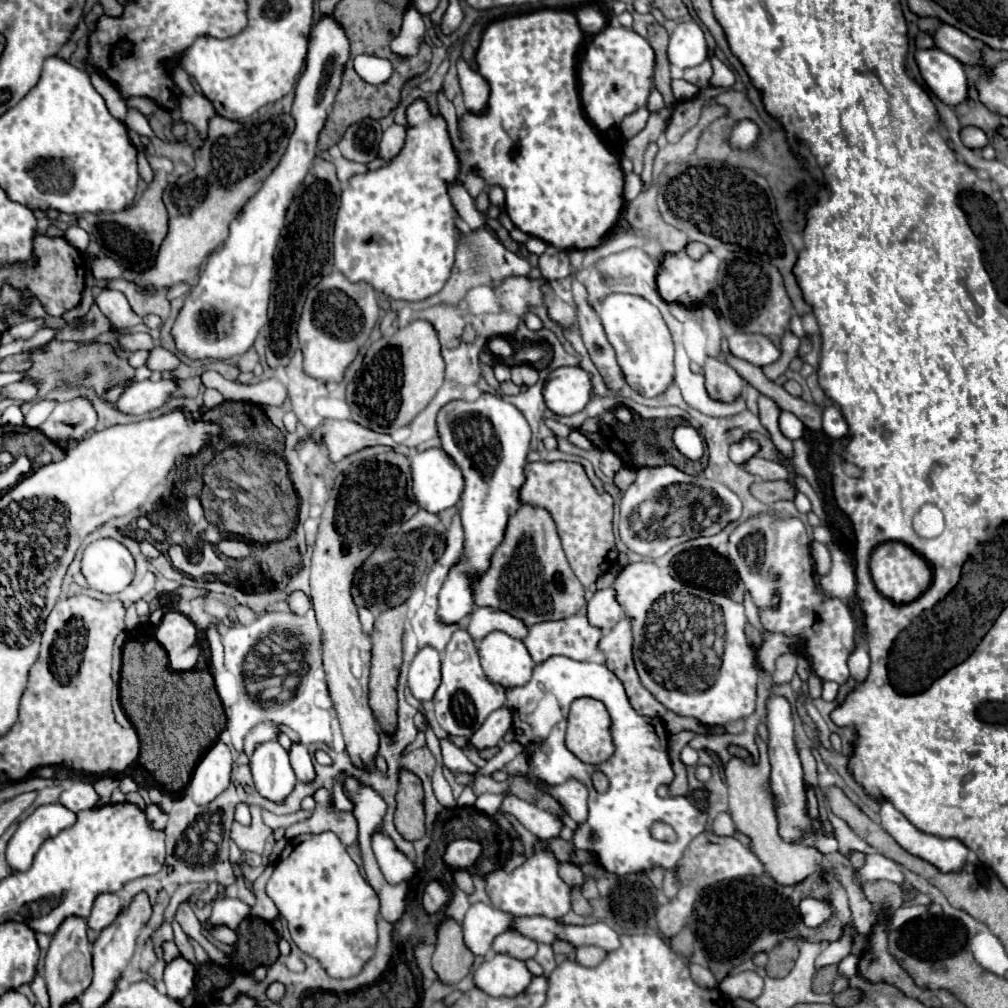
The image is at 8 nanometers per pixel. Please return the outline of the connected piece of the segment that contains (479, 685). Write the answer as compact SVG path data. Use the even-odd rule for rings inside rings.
M456 630L452 634L440 658L442 658L442 684L434 696L436 720L450 736L470 738L494 710L506 704L506 690L500 684L494 684L486 678L478 662L476 644L466 630Z

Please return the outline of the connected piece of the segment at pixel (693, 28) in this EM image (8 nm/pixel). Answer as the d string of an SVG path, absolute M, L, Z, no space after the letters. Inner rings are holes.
M694 20L680 22L678 28L670 34L668 58L678 68L692 68L708 60L708 44L704 32Z

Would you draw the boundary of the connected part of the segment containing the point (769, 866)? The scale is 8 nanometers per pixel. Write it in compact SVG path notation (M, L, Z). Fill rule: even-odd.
M732 756L728 760L728 764L724 766L724 780L726 780L726 786L728 786L728 802L730 802L730 816L736 824L736 828L744 834L750 836L752 840L752 852L764 862L766 866L766 872L778 882L778 884L796 884L796 882L802 882L808 874L812 872L818 872L820 870L820 860L822 860L822 854L814 848L814 846L806 846L804 842L786 842L782 840L782 836L778 834L778 818L776 818L776 802L774 802L774 794L770 790L770 768L764 770L760 766L760 760L758 764L748 764L736 756Z

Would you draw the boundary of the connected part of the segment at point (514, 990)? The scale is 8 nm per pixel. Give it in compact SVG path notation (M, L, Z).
M496 954L484 960L474 972L474 986L488 996L518 996L530 984L532 974L522 960L508 954Z

